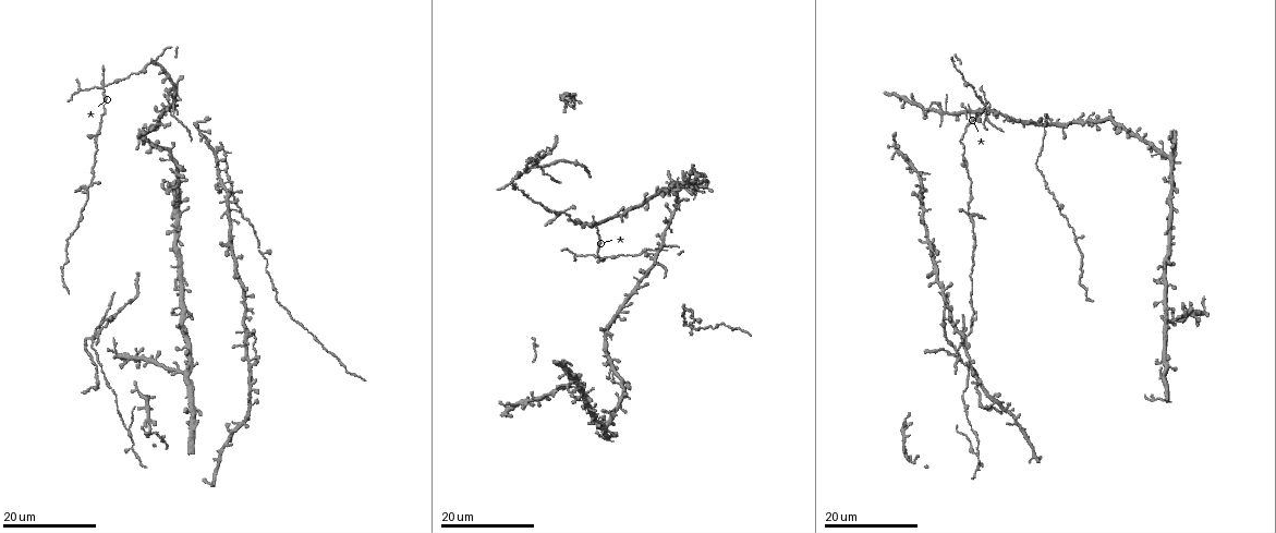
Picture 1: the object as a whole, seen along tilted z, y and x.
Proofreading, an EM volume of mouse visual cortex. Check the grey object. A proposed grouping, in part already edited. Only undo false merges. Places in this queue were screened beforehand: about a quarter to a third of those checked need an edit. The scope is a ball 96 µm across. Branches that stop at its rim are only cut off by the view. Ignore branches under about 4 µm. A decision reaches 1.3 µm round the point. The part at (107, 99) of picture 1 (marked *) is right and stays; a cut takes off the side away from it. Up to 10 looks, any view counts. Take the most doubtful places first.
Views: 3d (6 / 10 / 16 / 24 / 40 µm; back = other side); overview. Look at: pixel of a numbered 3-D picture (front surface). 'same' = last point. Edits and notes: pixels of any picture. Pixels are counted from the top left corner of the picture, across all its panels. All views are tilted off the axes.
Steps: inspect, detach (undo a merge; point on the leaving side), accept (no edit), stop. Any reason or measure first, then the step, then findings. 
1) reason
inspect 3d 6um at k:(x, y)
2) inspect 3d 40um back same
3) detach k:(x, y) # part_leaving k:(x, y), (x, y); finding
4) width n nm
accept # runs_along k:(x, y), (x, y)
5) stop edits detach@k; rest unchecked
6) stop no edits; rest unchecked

three arms meet
inspect 3d 16um at 1:(131, 439)

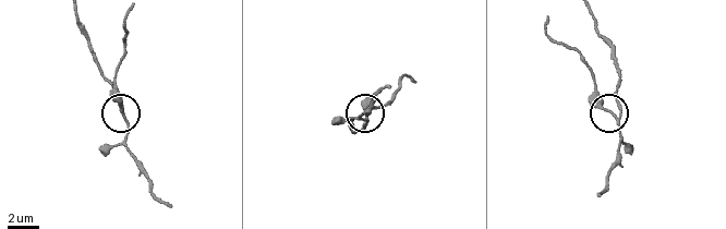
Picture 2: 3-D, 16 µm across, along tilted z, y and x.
inspect 3d 10um at 2:(125, 116)

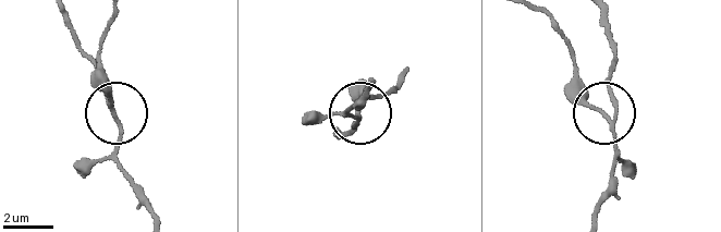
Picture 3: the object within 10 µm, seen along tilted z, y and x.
width 150 nm
detach 3:(107, 90) # part_leaving 3:(610, 121), (586, 97), (566, 36), (536, 10); two cells meet here

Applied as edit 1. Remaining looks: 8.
inspect overview

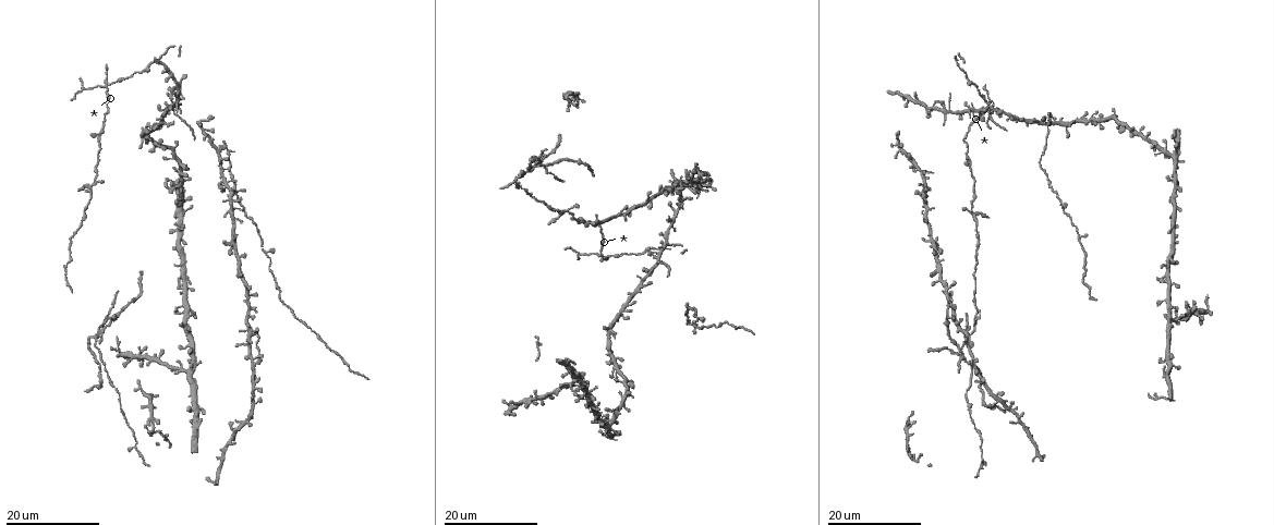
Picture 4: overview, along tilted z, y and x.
four arms meet
inspect 3d 16um at 4:(105, 86)

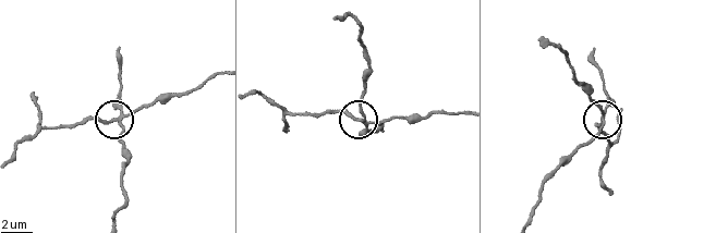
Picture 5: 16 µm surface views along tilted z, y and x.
closer look
inspect 3d 10um at 5:(113, 120)

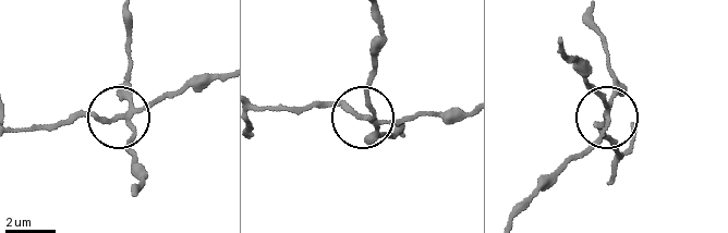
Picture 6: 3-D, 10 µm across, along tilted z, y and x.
detach 6:(90, 112) # part_leaving 6:(132, 113), (219, 78); a second cell is stuck on

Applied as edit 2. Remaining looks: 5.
looks like a crossing
inspect 3d 16um at 4:(989, 110)

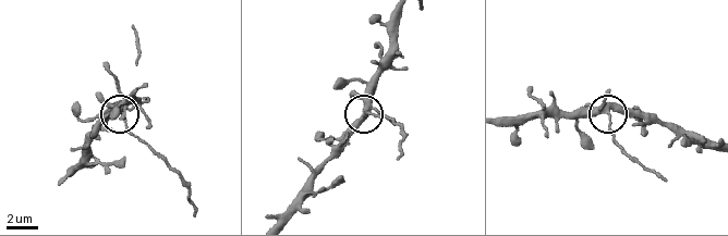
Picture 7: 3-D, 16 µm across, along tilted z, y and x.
zoom in
inspect 3d 10um at 7:(606, 109)

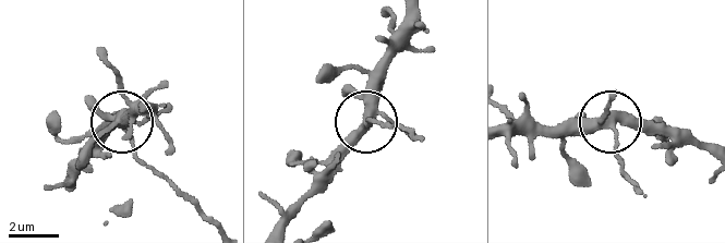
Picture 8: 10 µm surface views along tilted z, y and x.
accept # continuous, no second cell

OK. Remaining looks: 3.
four arms meet
inspect 3d 24um at 4:(180, 94)

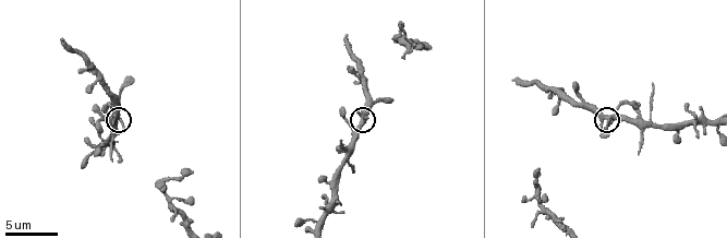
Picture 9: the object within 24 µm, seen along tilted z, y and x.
zoom in
inspect 3d 10um at 9:(605, 117)

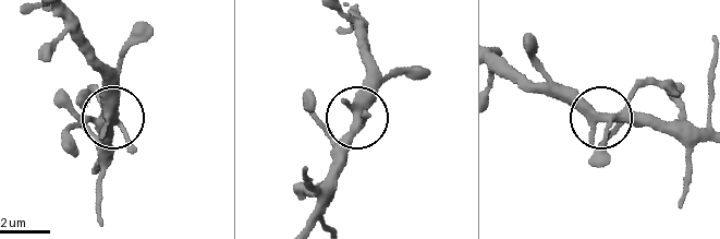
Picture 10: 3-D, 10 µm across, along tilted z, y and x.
width 300 nm
accept # runs_along 10:(95, 165), (100, 150), (98, 132), (111, 115), (105, 68); one cell here

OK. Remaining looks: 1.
stop edits detach@3, detach@6; rest unchecked

